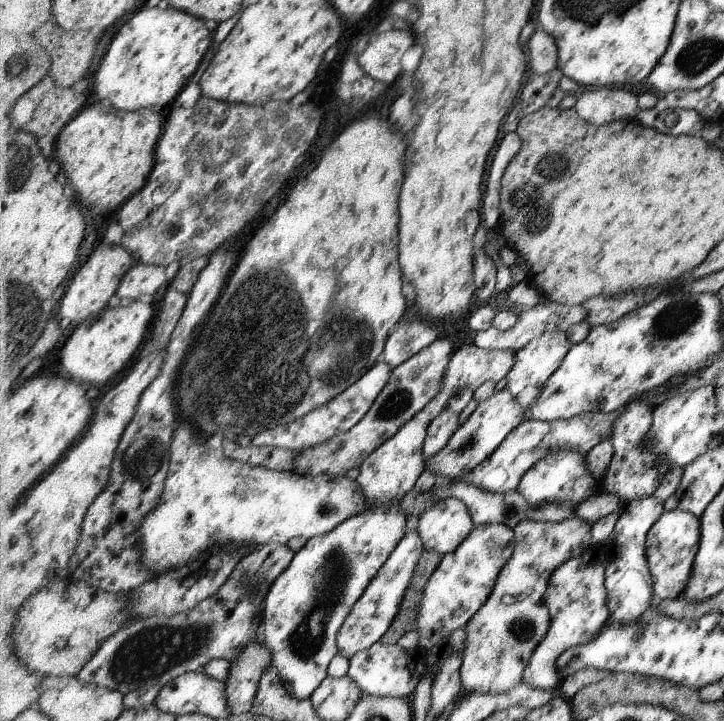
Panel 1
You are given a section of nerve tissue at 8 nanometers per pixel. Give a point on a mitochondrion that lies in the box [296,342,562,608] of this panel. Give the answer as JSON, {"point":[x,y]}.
{"point":[398,401]}

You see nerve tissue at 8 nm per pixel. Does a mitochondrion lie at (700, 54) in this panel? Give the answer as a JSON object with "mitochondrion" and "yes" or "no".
{"mitochondrion":"yes"}

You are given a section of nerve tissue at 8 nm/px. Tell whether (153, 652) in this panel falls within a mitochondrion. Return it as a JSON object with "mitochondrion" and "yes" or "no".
{"mitochondrion":"yes"}

